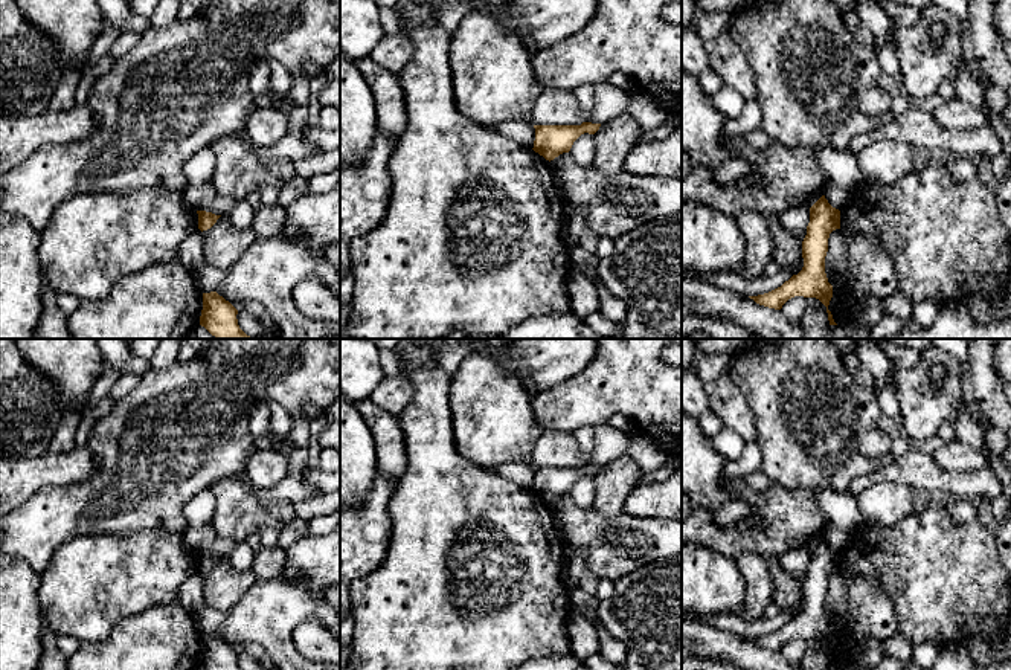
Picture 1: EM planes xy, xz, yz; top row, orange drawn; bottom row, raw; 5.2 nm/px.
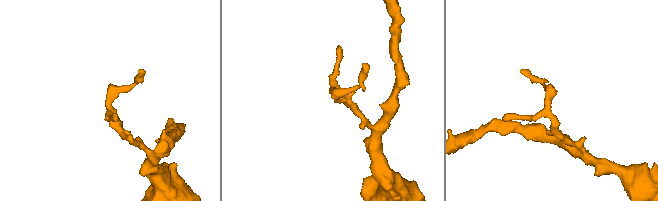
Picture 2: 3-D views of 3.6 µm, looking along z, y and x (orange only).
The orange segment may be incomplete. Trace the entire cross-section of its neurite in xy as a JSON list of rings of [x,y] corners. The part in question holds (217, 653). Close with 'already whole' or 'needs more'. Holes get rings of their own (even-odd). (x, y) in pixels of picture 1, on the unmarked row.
[[[217,633],[203,635],[200,667],[204,670],[239,670],[238,652]]]; already whole

